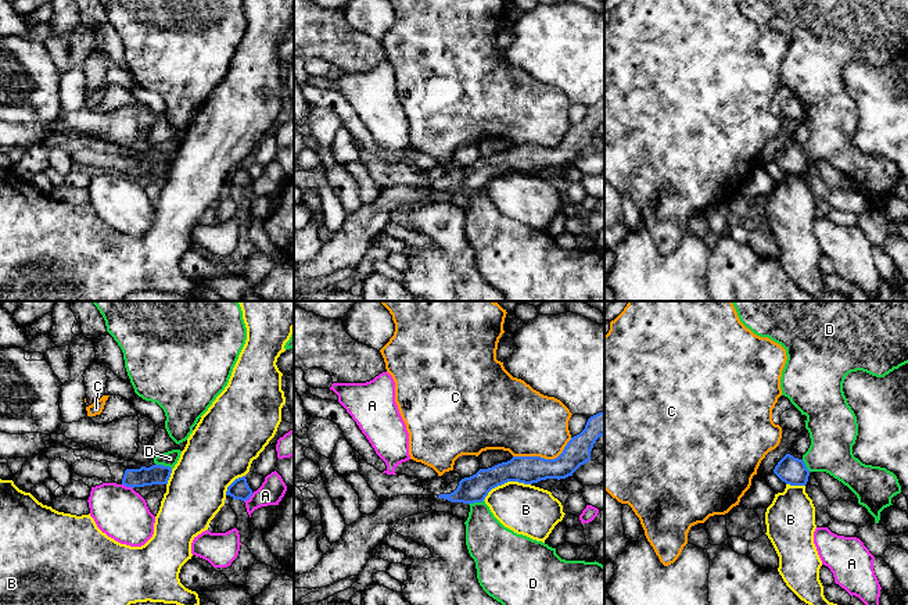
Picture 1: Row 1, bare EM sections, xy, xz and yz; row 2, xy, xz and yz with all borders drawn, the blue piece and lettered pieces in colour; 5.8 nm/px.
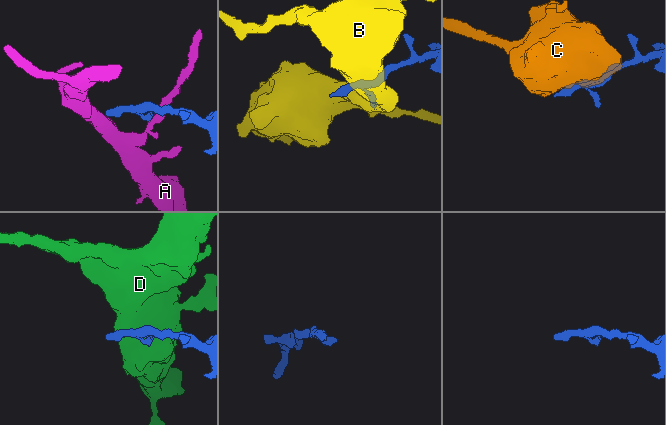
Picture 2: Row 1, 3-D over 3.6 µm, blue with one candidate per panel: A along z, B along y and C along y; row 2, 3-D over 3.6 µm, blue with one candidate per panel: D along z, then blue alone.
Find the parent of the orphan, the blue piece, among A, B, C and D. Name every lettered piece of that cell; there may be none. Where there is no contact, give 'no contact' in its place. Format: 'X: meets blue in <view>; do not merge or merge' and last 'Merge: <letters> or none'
A: meets blue in xy; do not merge
B: meets blue in xz; do not merge
C: meets blue in xz; do not merge
D: meets blue in xy; do not merge
Merge: none

